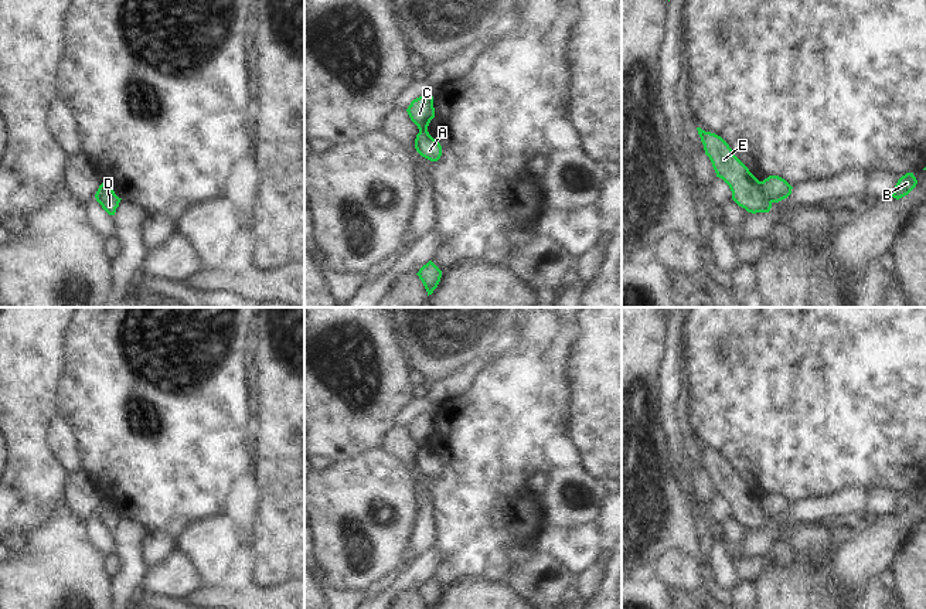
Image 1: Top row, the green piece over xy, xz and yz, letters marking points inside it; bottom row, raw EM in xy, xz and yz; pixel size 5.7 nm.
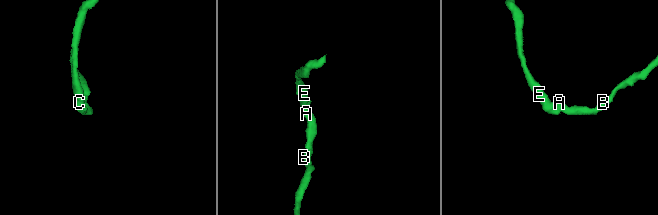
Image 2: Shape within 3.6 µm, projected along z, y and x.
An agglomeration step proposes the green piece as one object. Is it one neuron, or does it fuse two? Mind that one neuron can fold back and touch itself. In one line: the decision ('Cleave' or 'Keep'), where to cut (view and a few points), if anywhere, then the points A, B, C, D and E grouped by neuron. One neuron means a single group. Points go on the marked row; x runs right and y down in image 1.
Cleave. Split along yz (759, 181), (763, 194), (772, 201). Groups: A B / C D E.

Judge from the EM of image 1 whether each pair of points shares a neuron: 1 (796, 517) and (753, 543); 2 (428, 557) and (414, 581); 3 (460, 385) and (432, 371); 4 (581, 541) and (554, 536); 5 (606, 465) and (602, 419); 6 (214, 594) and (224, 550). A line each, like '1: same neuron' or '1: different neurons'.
1: same neuron
2: same neuron
3: different neurons
4: same neuron
5: same neuron
6: different neurons

